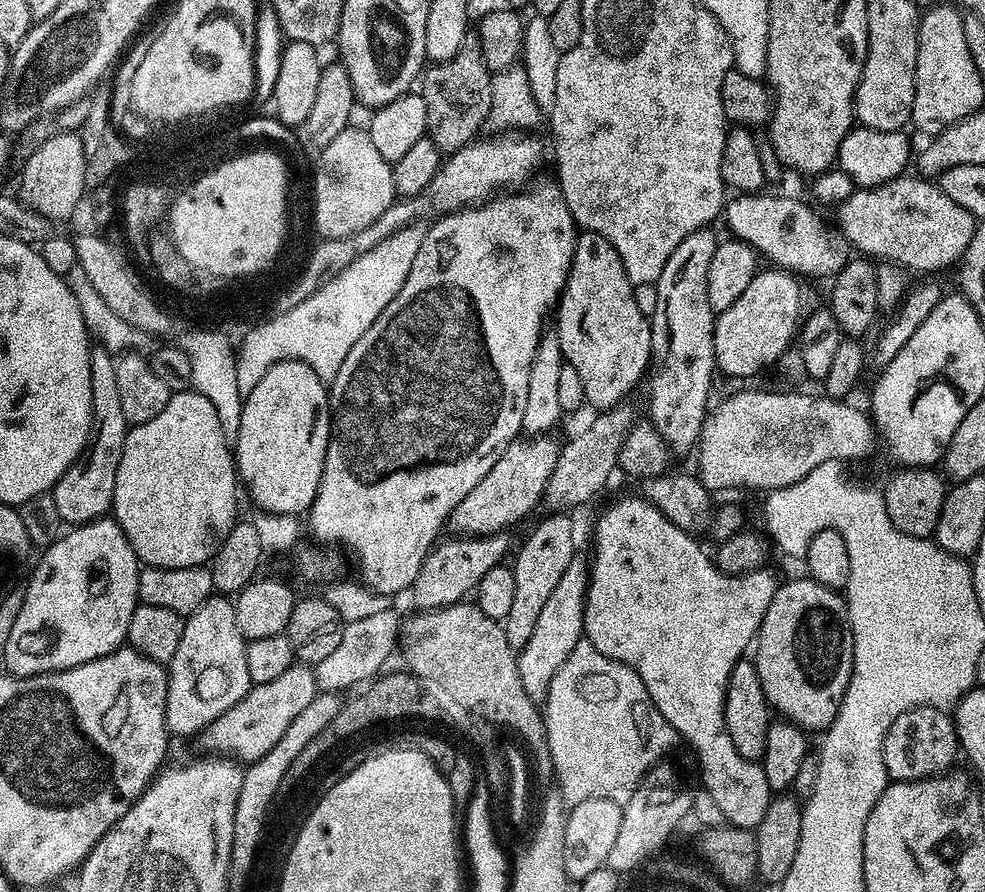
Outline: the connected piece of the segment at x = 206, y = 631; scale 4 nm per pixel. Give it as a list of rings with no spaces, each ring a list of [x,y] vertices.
[[[213,594],[208,597],[198,610],[191,612],[184,621],[182,642],[178,642],[178,650],[174,650],[174,658],[168,661],[168,689],[166,690],[166,704],[164,717],[169,733],[176,736],[195,737],[214,718],[218,718],[234,702],[241,700],[250,689],[252,679],[246,670],[246,641],[244,635],[238,630],[236,621],[236,605],[227,595]]]

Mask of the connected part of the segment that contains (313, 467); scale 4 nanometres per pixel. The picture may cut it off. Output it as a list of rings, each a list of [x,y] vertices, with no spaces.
[[[283,360],[262,374],[254,390],[243,397],[238,430],[234,437],[234,459],[239,483],[248,487],[248,496],[257,504],[255,507],[259,511],[287,516],[307,513],[320,485],[331,433],[329,389],[308,364],[301,360]]]

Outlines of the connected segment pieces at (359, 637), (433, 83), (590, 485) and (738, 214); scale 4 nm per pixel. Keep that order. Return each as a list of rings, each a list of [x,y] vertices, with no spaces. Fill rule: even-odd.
[[[388,608],[343,625],[338,646],[328,652],[326,658],[315,663],[314,671],[319,691],[339,693],[362,680],[369,681],[382,670],[380,668],[385,664],[395,640],[397,643],[400,636],[400,617],[398,618],[395,612],[395,609]]]
[[[472,34],[464,39],[464,45],[458,50],[458,54],[454,54],[454,58],[432,64],[423,73],[422,95],[426,102],[428,123],[426,134],[440,147],[441,153],[456,152],[481,135],[480,127],[483,129],[487,125],[492,105],[493,75],[482,56],[479,39]]]
[[[625,402],[617,404],[615,408],[603,409],[599,414],[596,414],[596,417],[581,432],[576,432],[568,441],[563,441],[560,457],[554,466],[554,474],[550,474],[550,482],[546,482],[546,490],[542,501],[543,507],[548,507],[546,509],[549,513],[561,513],[571,510],[570,508],[576,508],[579,504],[594,499],[607,486],[612,471],[614,473],[617,471],[622,442],[627,438],[628,432],[634,423],[630,405],[631,403]]]
[[[741,193],[731,197],[725,203],[724,219],[726,218],[726,224],[730,228],[729,232],[735,239],[740,239],[745,244],[751,245],[759,255],[764,255],[769,259],[768,262],[772,263],[775,267],[782,269],[783,271],[790,271],[794,274],[803,276],[812,276],[814,278],[832,278],[835,277],[837,273],[840,272],[842,266],[845,265],[845,262],[851,257],[852,247],[848,243],[848,240],[845,238],[843,232],[836,227],[835,225],[831,226],[816,212],[818,211],[813,205],[808,206],[806,203],[792,198],[790,196],[764,196],[765,194],[755,194],[755,193]]]

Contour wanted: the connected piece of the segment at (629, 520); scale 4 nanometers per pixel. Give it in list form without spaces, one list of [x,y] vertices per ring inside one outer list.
[[[639,494],[624,496],[621,500],[614,501],[596,520],[596,557],[591,557],[590,560],[588,597],[584,599],[584,636],[599,652],[636,671],[638,678],[642,678],[642,682],[650,694],[653,706],[663,714],[666,722],[670,722],[677,737],[681,741],[685,740],[696,751],[696,760],[700,763],[700,780],[704,783],[703,791],[708,792],[710,797],[714,798],[722,816],[733,827],[755,830],[759,828],[774,793],[772,787],[766,782],[763,767],[757,761],[742,758],[742,754],[738,754],[738,750],[734,750],[734,742],[730,742],[730,734],[726,730],[724,721],[724,695],[734,666],[747,653],[744,651],[747,648],[749,651],[753,647],[756,634],[760,631],[762,608],[759,598],[752,596],[751,579],[726,575],[721,568],[716,567],[713,557],[709,553],[707,556],[700,549],[700,544],[696,540],[699,539],[693,533],[674,526],[674,522],[670,522],[670,518],[666,518],[666,514],[662,514],[662,510],[655,508],[651,502]]]

